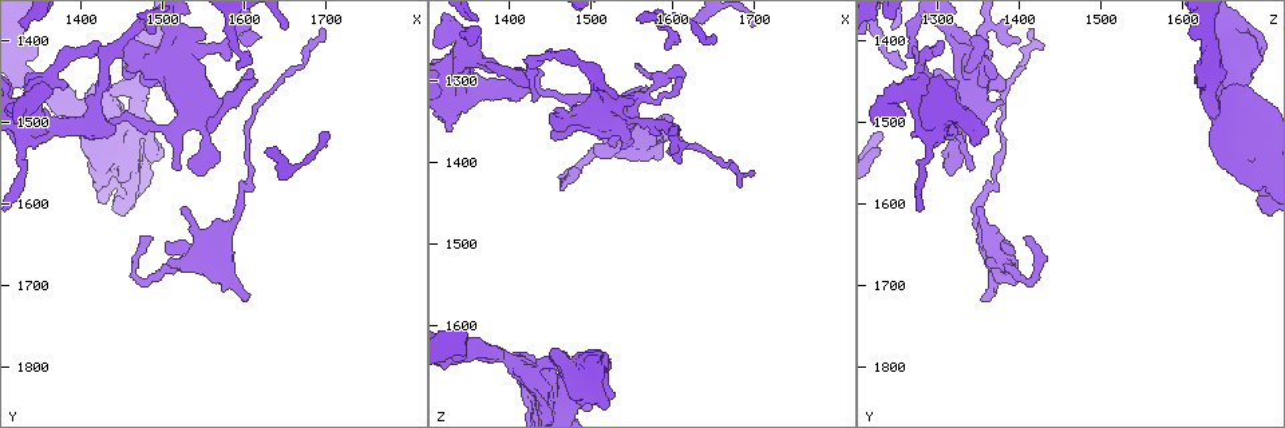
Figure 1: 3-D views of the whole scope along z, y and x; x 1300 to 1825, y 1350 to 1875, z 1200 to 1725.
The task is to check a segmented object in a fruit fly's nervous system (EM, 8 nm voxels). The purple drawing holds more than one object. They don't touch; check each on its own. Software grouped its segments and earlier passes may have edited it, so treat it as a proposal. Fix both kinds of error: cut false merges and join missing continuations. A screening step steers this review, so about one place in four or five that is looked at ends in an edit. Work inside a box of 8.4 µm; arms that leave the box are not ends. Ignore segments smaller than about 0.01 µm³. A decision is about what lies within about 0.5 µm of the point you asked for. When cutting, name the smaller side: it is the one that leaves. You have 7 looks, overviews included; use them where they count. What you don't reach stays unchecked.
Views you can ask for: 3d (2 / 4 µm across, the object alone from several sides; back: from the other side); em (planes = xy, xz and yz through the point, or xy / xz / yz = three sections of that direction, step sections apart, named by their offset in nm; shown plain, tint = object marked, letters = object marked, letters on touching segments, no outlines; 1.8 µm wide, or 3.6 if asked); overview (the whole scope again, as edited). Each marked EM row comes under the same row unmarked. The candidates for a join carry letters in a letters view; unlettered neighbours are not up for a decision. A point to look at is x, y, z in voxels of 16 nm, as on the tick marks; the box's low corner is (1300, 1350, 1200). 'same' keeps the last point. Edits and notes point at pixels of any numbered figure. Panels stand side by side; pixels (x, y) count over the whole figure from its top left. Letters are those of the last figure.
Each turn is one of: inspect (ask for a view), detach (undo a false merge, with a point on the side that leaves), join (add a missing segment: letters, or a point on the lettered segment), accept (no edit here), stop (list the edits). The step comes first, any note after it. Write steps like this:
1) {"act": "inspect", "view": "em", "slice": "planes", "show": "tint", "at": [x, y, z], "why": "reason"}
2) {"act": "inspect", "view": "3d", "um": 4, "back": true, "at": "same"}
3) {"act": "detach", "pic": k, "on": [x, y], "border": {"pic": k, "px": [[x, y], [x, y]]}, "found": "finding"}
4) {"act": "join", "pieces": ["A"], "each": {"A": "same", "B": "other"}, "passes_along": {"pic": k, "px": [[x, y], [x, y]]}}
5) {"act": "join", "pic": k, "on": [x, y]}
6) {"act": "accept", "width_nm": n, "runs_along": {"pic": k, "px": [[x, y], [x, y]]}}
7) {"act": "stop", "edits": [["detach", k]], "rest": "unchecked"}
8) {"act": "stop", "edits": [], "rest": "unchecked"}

{"act": "inspect", "view": "em", "slice": "planes", "show": "letters", "at": [1520, 1555, 1335], "why": "free end"}

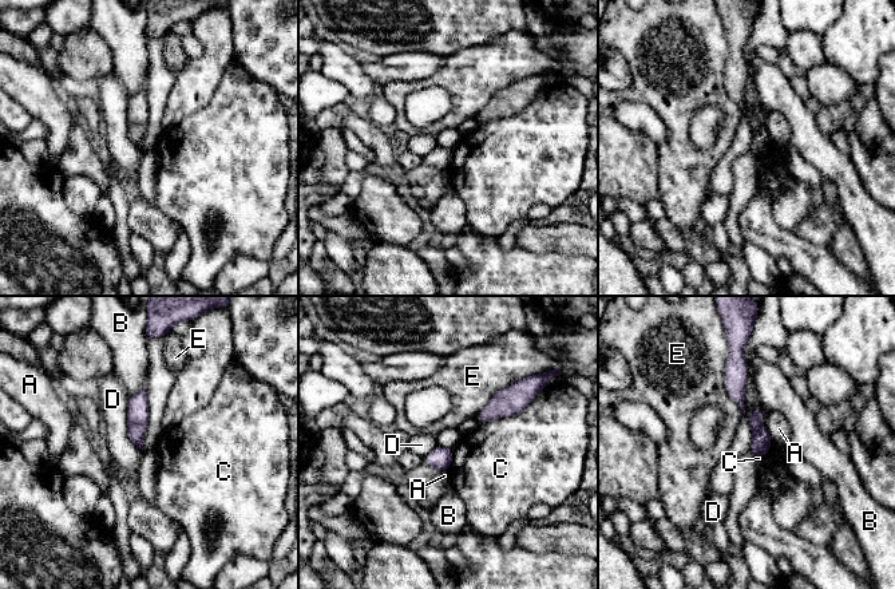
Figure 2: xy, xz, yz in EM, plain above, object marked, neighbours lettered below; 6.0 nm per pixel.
{"act": "accept", "width_nm": 120, "longest_contact_nm": ["E", 360], "each": {"A": "other", "B": "other", "C": "other", "D": "other", "E": "other"}, "found": "none of them fits"}

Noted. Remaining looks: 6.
{"act": "inspect", "view": "3d", "um": 4, "at": [1605, 1720, 1355], "why": "branch stops here"}

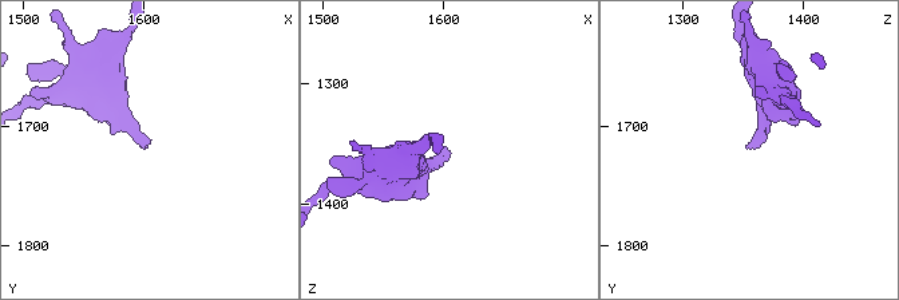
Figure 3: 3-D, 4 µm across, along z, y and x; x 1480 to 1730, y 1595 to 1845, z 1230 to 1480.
{"act": "inspect", "view": "em", "slice": "xy", "step": 16, "show": "tint", "at": [1602, 1716, 1352], "why": "now the EM"}

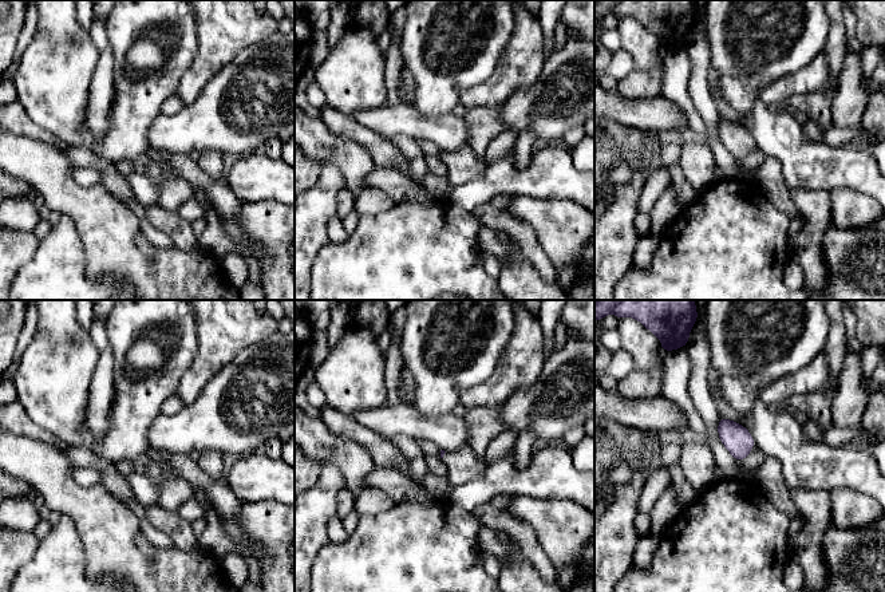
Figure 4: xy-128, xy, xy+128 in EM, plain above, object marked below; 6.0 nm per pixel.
{"act": "inspect", "view": "em", "slice": "planes", "show": "letters", "at": "same"}

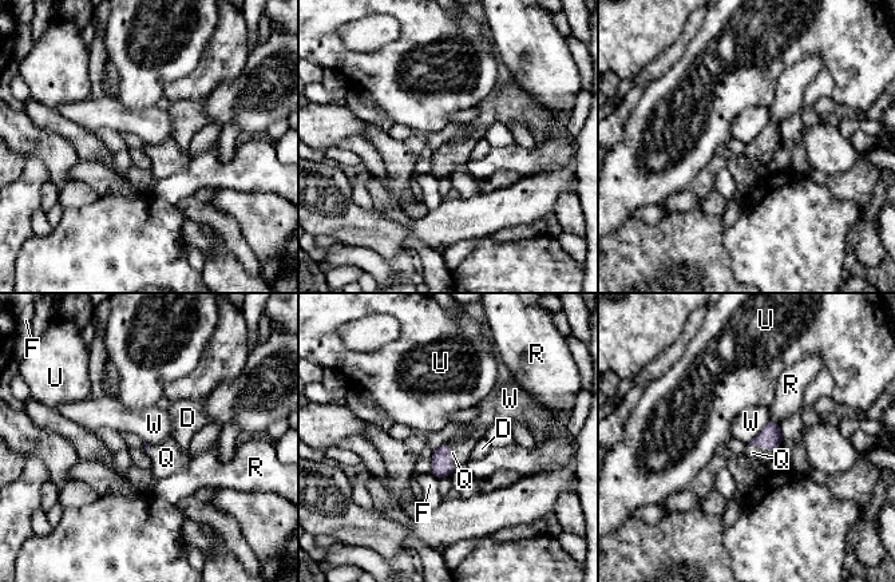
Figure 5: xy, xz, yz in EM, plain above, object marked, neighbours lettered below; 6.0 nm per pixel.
{"act": "join", "pieces": ["Q"], "each": {"D": "other", "F": "other", "Q": "same", "R": "other", "U": "other", "W": "other"}, "passes_along": {"pic": 5, "px": [[771, 438], [756, 444], [752, 452]]}, "found": "it goes on there"}

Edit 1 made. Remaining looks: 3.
{"act": "stop", "edits": [["join", 5]], "rest": "unchecked"}

